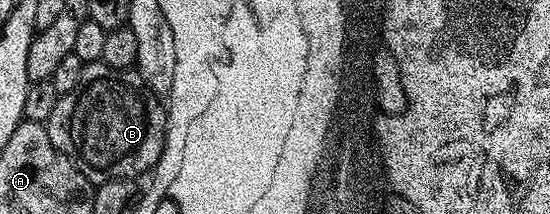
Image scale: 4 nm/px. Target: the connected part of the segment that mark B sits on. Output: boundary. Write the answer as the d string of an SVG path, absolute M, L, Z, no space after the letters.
M100 61L84 65L81 81L77 81L76 87L69 89L69 93L59 96L57 109L53 109L53 117L47 119L45 126L49 141L53 141L55 148L73 161L73 165L92 185L111 179L134 180L137 175L146 176L159 162L167 140L167 109L160 96L147 88L138 70L118 71Z

